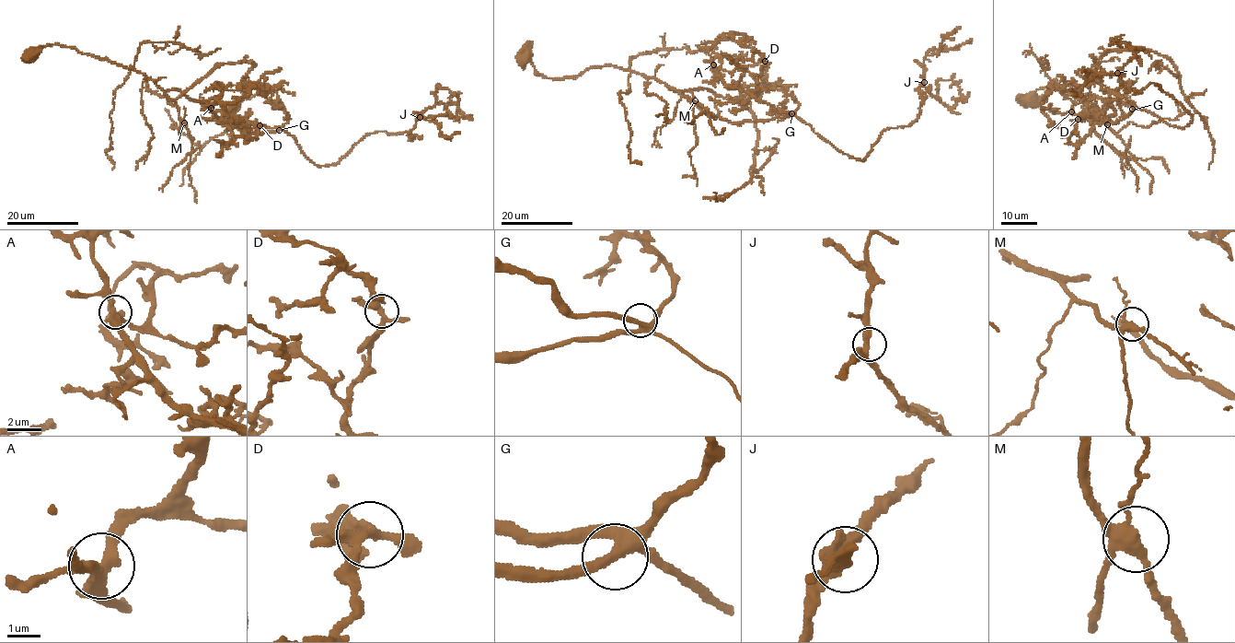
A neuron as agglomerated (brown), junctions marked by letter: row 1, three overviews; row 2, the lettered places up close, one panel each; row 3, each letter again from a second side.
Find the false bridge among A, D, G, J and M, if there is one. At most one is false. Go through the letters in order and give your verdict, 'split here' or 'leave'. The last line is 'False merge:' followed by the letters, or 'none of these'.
A: leave
D: leave
G: leave
J: leave
M: leave
False merge: none of these

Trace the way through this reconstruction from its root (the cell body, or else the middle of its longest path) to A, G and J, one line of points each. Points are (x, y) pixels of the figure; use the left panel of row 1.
A: (30, 54), (50, 44), (75, 47), (213, 111), (279, 129), (242, 134), (211, 108)
G: (30, 54), (39, 47), (50, 44), (75, 47), (134, 68), (165, 91), (179, 89), (213, 111), (279, 130)
J: (30, 54), (62, 45), (134, 68), (213, 111), (282, 128), (318, 166), (369, 134), (411, 138), (420, 117)

